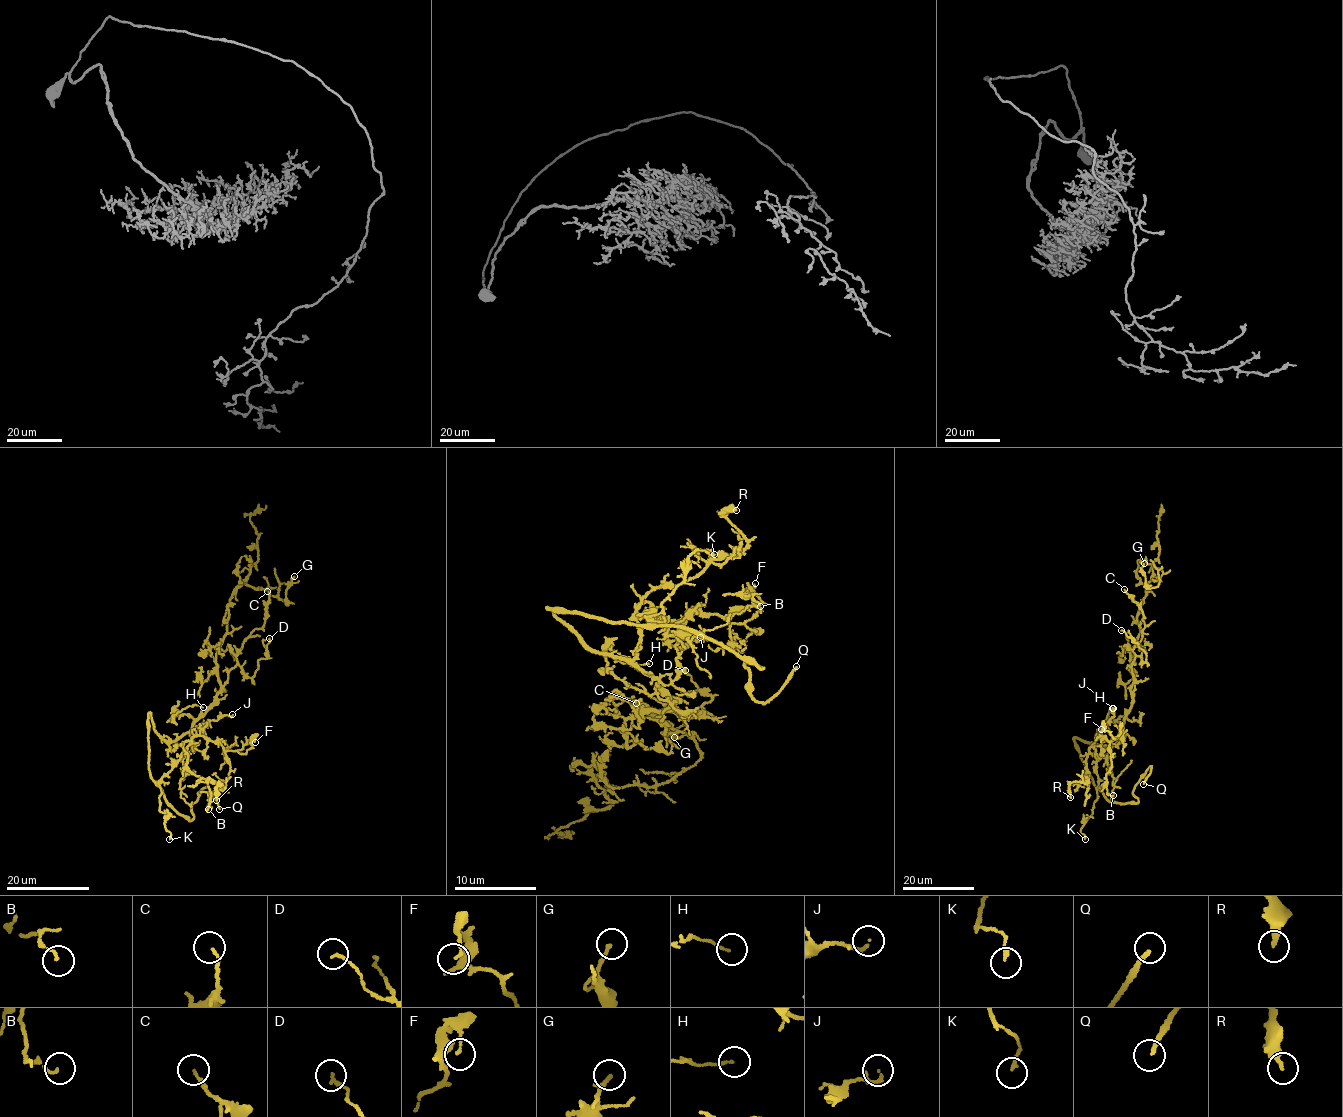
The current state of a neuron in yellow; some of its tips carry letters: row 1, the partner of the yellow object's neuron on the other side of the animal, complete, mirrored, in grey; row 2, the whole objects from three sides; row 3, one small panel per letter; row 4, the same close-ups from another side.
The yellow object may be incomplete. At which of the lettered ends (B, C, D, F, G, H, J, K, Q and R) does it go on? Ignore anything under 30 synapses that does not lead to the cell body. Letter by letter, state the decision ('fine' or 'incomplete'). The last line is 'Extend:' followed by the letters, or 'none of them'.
B: fine
C: fine
D: fine
F: fine
G: fine
H: fine
J: fine
K: fine
Q: incomplete
R: fine
Extend: Q

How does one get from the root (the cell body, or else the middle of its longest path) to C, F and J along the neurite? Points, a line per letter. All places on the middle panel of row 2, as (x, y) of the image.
C: (652, 677), (671, 699), (670, 711), (659, 711), (661, 734), (675, 733), (636, 703)
F: (652, 677), (633, 660), (640, 603), (664, 620), (717, 614), (742, 623), (759, 607), (748, 593), (755, 583)
J: (652, 677), (633, 660), (640, 603), (649, 602), (672, 646), (684, 648), (700, 637)

